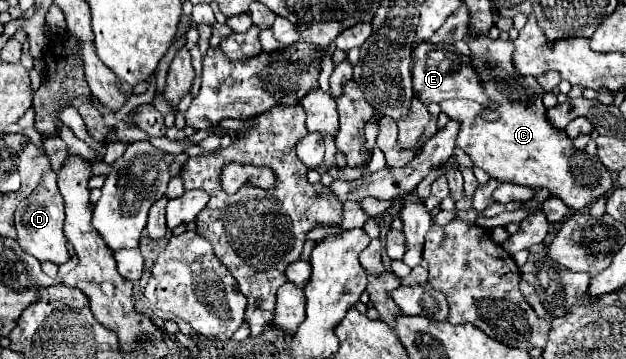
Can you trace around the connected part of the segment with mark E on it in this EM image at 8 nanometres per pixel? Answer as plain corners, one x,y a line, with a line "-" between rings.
415,41
413,45
413,93
423,105
441,103
445,99
471,99
481,105
495,105
483,97
483,85
479,85
479,77
471,71
471,61
467,55
441,47
431,41

